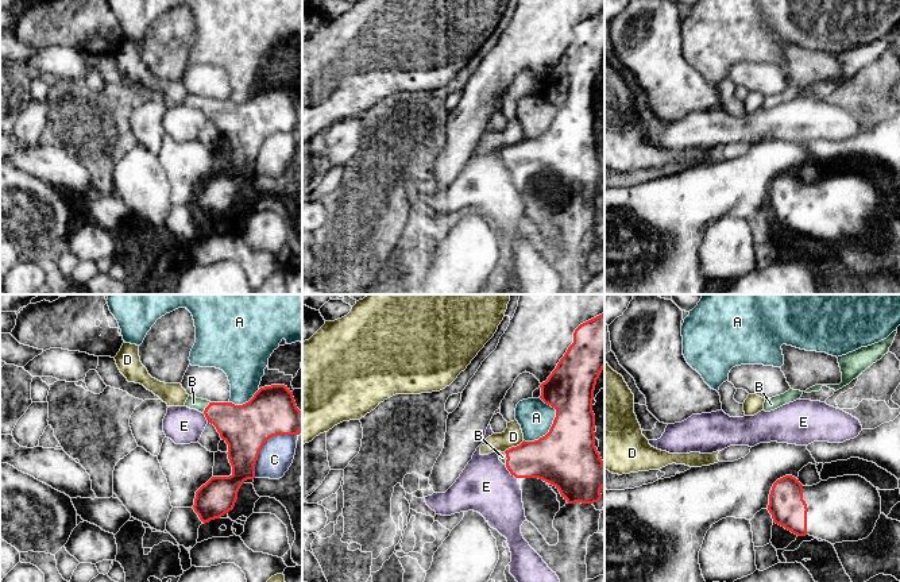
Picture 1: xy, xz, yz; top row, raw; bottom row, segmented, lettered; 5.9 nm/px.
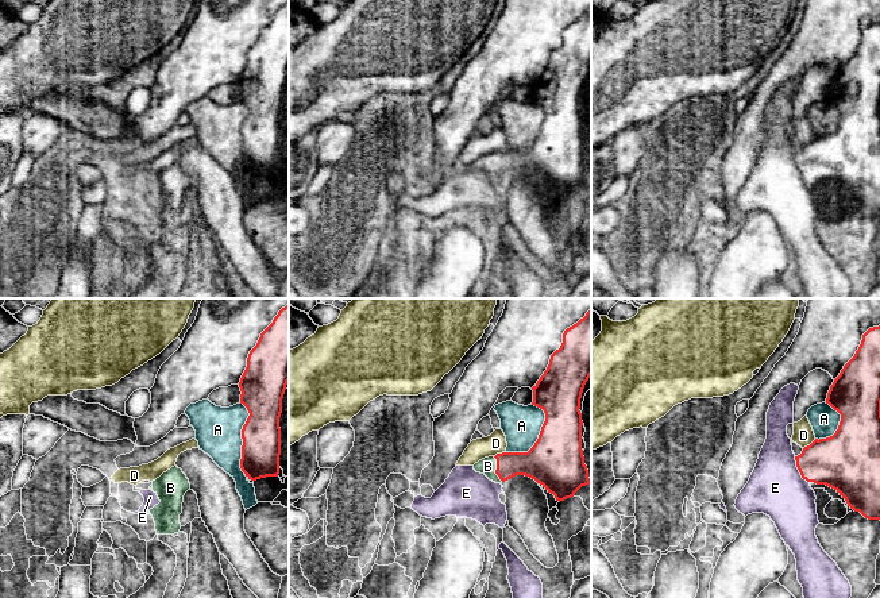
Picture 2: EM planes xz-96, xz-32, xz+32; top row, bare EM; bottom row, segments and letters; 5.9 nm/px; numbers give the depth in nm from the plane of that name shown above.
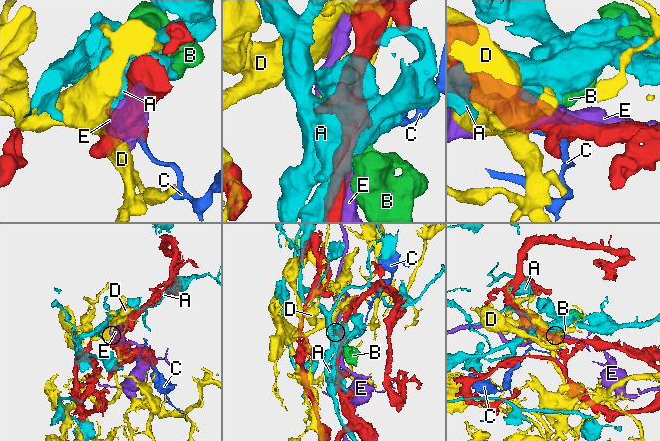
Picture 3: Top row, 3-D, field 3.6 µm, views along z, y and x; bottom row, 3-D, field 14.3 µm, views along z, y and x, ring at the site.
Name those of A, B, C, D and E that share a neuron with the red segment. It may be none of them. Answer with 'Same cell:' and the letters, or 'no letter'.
Same cell: B

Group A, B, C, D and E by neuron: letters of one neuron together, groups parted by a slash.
A / B / C / D / E

